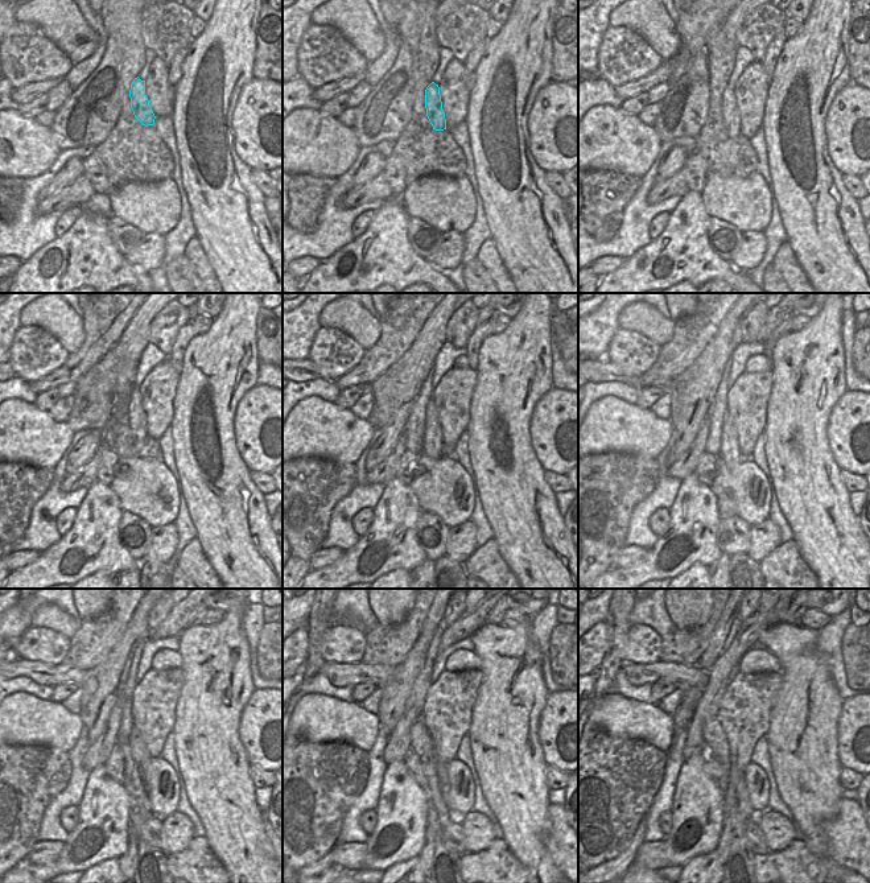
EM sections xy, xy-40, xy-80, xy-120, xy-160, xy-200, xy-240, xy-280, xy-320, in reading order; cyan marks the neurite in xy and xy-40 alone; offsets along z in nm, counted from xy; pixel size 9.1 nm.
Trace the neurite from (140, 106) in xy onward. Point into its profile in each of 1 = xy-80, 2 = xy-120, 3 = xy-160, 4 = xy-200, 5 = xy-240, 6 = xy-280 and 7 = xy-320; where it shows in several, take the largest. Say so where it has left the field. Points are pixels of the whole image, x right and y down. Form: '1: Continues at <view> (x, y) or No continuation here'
1: Continues at xy-80 (729, 110)
2: Continues at xy-120 (137, 419)
3: Continues at xy-160 (433, 442)
4: Continues at xy-200 (729, 450)
5: Continues at xy-240 (139, 751)
6: Continues at xy-280 (441, 766)
7: Continues at xy-320 (742, 797)

